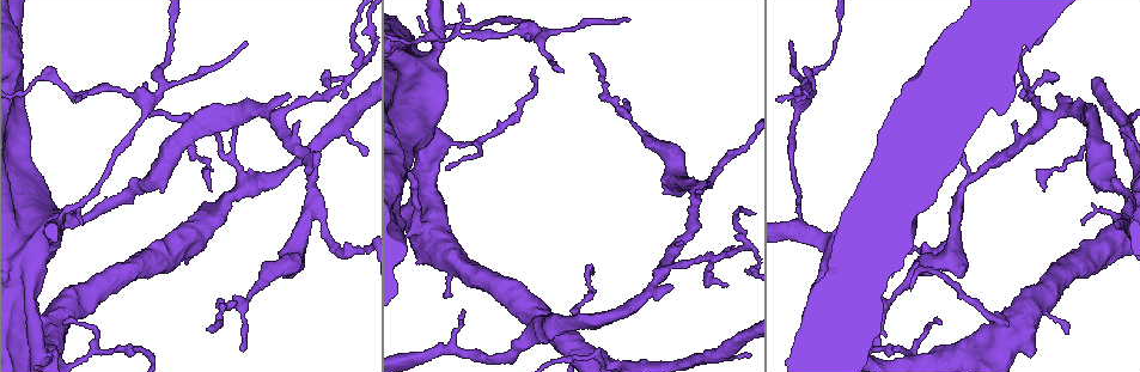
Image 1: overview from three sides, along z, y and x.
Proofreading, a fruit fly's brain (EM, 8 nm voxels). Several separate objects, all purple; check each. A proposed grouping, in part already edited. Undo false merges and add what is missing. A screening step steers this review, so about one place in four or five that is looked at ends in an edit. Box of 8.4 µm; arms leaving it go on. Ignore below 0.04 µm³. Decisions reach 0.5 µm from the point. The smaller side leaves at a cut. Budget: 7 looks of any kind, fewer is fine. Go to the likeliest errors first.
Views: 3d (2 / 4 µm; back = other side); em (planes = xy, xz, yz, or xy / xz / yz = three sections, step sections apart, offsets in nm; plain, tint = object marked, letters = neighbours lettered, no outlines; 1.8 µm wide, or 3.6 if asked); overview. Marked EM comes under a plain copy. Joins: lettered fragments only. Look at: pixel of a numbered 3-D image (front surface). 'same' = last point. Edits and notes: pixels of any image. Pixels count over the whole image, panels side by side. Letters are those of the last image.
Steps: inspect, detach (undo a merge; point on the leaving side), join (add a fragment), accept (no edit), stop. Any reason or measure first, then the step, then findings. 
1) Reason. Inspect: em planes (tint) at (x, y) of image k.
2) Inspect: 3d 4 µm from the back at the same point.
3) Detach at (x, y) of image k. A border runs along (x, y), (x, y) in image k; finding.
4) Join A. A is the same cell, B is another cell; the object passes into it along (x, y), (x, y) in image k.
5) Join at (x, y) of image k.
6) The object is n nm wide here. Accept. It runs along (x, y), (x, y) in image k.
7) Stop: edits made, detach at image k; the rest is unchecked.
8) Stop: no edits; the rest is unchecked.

Three arms meet. Inspect: em planes (letters) at (529, 26) of image 1.

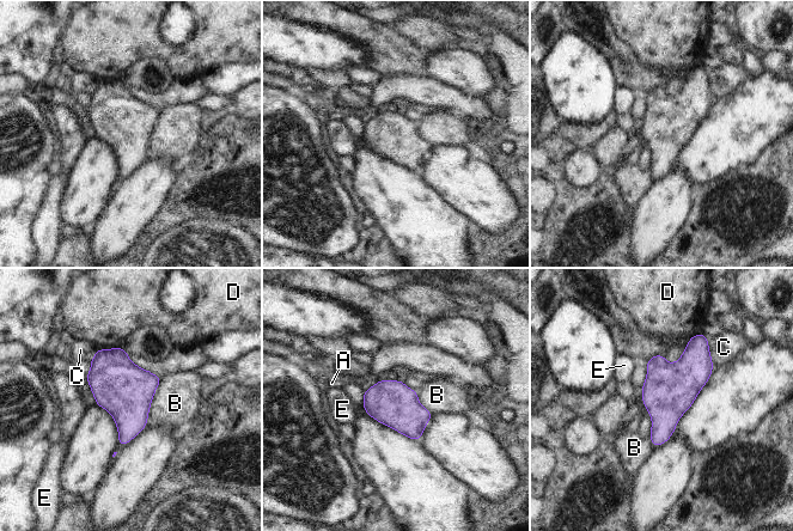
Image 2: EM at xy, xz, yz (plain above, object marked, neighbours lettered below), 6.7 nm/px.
The object is 300 nm wide here. Accept. A, B, C, D and E are other cells; a border runs along (162, 377), (142, 428) in image 2; continuous, no second neuron.

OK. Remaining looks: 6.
Three-way junction. Inspect: em yz step 16 (tint) at (662, 273) of image 1.

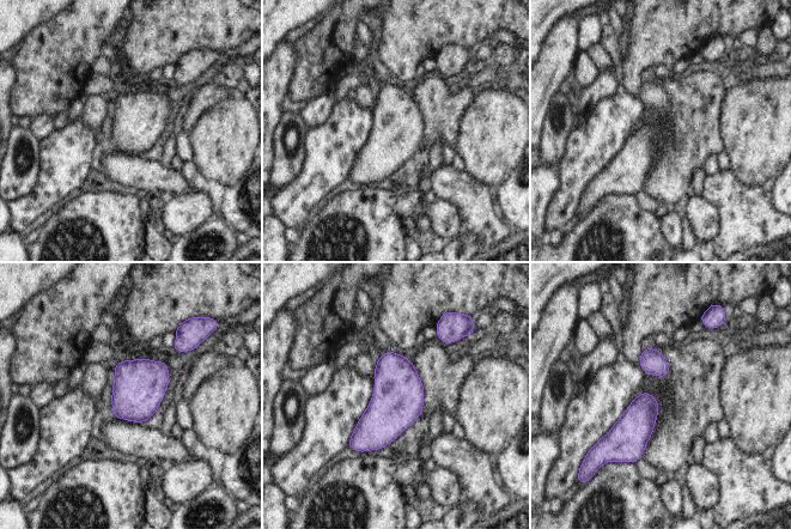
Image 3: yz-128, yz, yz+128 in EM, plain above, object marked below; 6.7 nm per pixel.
Cut it another way. Inspect: em planes (letters) at the same point.

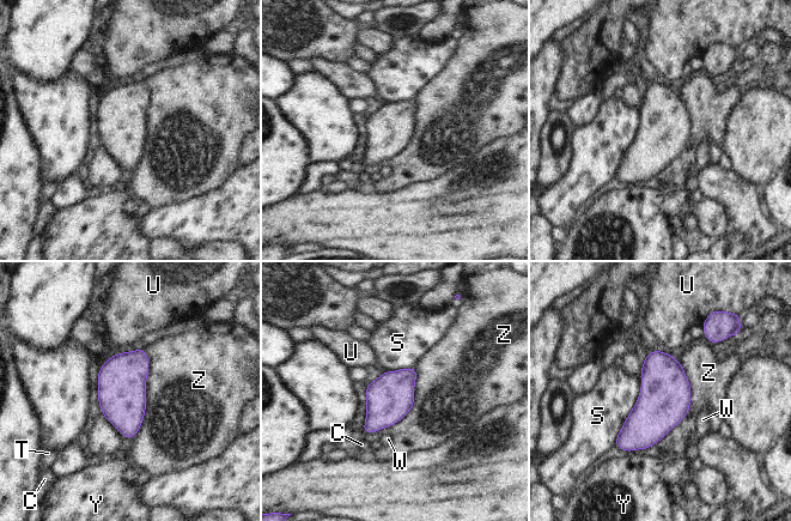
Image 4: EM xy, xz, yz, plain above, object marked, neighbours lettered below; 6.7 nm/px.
The object is 320 nm wide here. Accept. C, S, T, U, W, Y and Z are other cells; one neuron here.

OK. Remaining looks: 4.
Thin end. Inspect: em planes (letters) at (593, 271) of image 1.

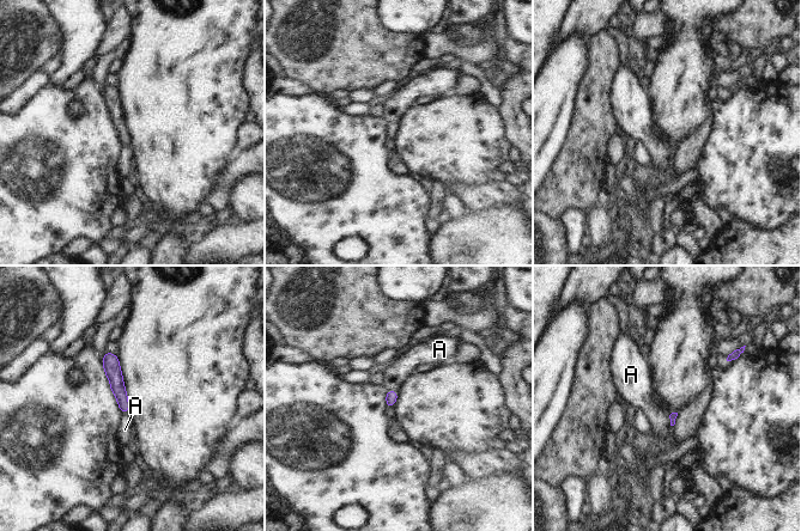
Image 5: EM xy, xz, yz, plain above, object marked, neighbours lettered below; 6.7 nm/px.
Accept. A is another cell; it runs along (107, 355), (110, 360), (125, 410) in image 5; none of them fits.

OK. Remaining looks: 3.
Stop: no edits; the rest is unchecked.

